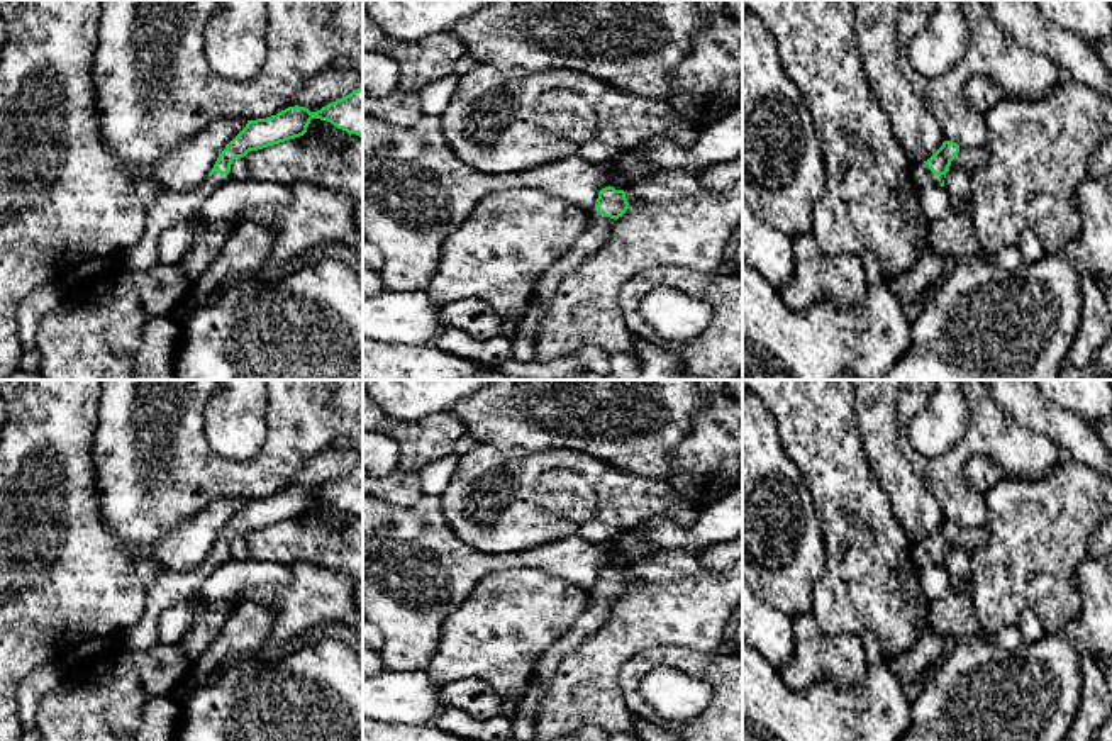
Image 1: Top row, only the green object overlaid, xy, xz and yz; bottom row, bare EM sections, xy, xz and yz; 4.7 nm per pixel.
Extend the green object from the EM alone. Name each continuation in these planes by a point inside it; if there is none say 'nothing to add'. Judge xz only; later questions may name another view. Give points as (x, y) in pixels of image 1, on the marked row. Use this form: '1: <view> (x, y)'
1: xz (589, 241)

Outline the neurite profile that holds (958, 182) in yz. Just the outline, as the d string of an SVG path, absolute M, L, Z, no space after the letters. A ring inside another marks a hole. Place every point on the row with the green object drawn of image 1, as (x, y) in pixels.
M949 168L944 178L944 188L956 202L968 202L971 197L971 173Z

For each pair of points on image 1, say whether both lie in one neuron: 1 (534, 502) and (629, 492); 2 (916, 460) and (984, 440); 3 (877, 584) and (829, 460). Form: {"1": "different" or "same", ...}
{"1": "same", "2": "same", "3": "same"}

